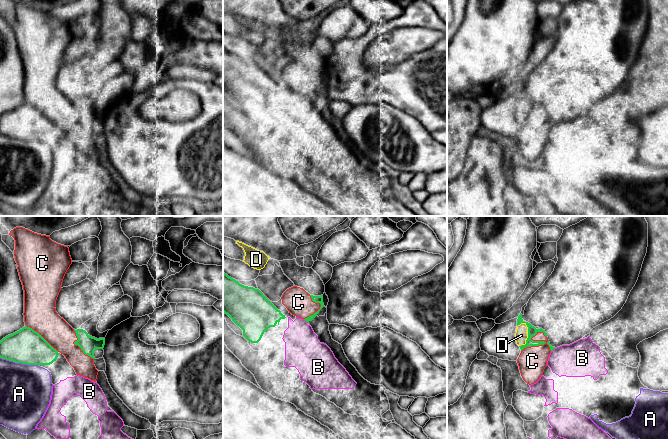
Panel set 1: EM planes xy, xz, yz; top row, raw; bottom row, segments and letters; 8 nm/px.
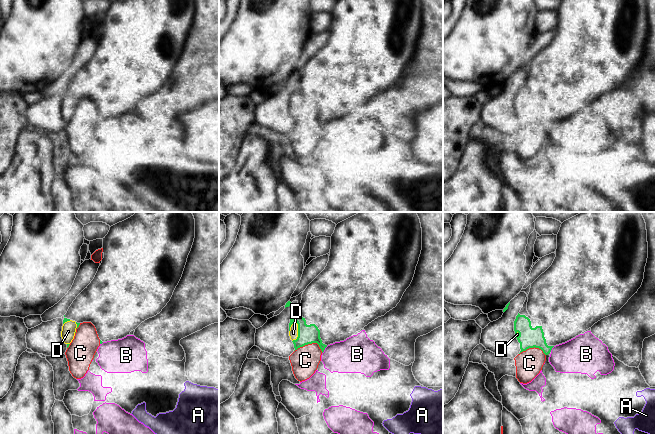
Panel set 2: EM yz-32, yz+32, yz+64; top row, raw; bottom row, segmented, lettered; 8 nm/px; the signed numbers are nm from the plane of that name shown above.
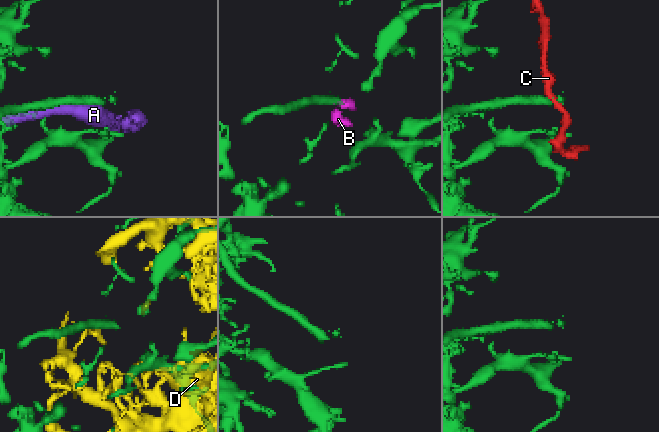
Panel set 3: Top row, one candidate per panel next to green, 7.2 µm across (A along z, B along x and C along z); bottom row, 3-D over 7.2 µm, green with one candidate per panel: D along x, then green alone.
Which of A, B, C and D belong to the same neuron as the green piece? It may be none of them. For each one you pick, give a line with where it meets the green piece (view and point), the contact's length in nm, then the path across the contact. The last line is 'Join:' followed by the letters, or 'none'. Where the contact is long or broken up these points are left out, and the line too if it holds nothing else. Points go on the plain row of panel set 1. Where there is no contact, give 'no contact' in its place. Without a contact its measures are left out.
B: contact xz (305, 96); length 40 nm; way xz (317, 75), (321, 84), (305, 96), (303, 127)
Join: B

